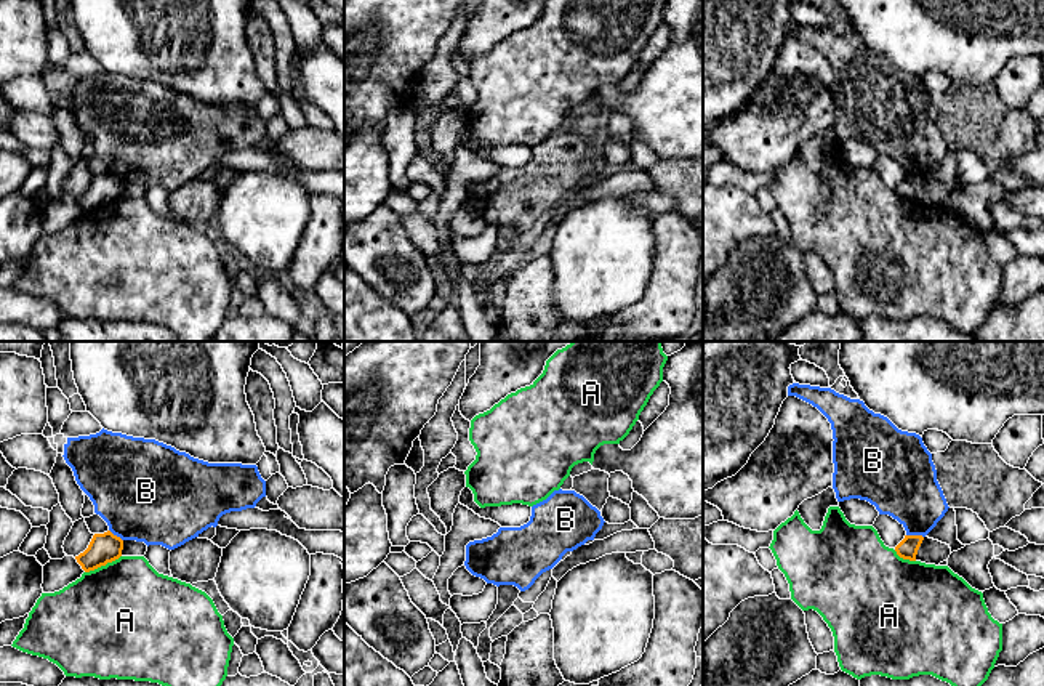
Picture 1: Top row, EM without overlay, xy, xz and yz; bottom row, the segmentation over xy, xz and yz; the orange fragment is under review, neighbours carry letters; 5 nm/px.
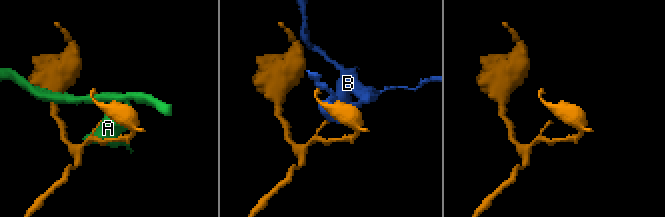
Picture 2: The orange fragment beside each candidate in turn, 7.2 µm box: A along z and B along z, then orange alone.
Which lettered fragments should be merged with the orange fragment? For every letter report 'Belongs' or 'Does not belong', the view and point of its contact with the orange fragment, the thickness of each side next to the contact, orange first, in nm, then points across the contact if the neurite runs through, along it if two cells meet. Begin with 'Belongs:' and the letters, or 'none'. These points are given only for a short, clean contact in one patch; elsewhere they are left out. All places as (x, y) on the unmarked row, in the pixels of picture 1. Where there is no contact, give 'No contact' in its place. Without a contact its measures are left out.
Belongs: none
A: Does not belong. Touches orange at xy (103, 205). Thickness 150 nm (orange) against 500 nm
B: Does not belong. Touches orange at yz (915, 177). Thickness 100 nm (orange) against 320 nm. Boundary: yz (907, 175), (919, 175), (923, 178)

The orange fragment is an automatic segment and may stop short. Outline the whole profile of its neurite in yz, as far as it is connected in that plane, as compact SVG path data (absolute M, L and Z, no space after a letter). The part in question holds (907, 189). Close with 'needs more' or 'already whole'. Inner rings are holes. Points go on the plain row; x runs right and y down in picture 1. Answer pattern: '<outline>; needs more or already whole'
M905 176L905 180L895 188L895 192L903 200L916 202L922 181L922 176Z; already whole

